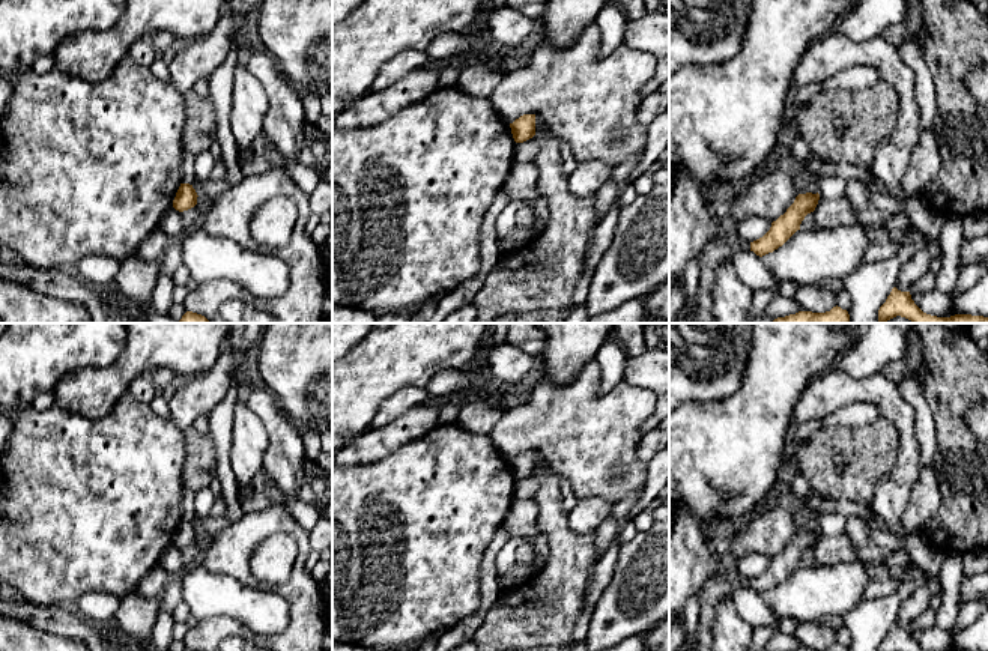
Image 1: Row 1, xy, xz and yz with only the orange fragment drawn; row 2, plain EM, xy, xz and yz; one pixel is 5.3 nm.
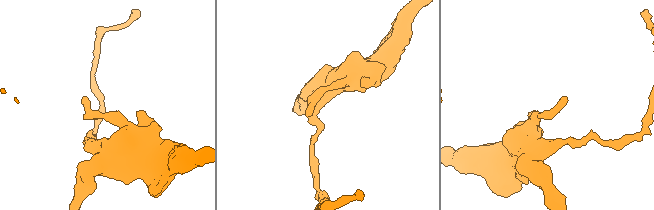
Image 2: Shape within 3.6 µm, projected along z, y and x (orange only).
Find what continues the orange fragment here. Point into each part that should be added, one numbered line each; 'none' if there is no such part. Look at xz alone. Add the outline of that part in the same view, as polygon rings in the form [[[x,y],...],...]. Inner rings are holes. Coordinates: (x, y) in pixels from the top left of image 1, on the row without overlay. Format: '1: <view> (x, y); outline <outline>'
none

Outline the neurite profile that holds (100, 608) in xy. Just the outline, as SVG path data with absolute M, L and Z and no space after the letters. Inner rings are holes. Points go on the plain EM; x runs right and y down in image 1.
M90 591L80 597L77 610L83 618L104 628L113 624L119 604L120 597L117 595Z

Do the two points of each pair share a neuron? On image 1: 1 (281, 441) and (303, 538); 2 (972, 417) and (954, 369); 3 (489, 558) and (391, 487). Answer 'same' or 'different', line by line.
1: different
2: different
3: different

